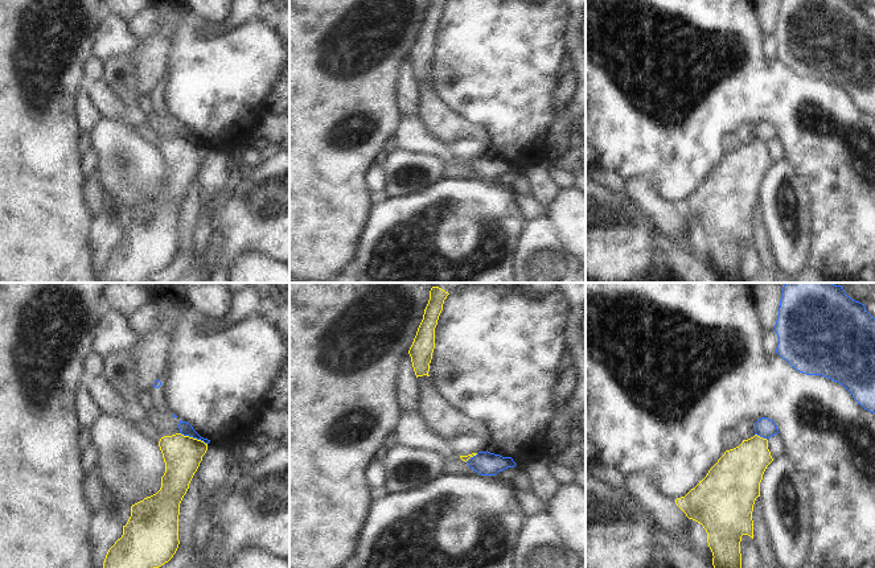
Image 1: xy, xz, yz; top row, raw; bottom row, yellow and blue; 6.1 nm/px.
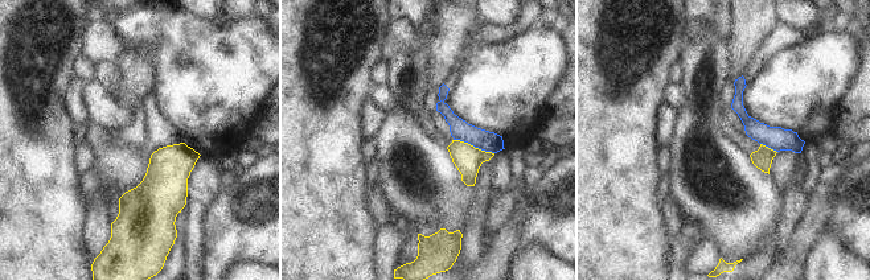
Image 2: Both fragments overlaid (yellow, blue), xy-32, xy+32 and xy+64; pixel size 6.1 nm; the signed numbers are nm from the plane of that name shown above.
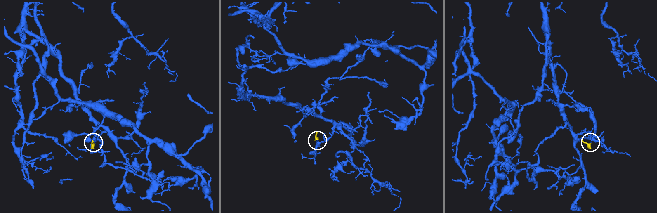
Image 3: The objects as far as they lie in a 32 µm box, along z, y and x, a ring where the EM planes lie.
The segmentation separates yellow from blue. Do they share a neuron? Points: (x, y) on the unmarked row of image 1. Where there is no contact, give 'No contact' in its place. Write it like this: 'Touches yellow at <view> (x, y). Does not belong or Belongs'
Touches yellow at xy (192, 142). Does not belong.

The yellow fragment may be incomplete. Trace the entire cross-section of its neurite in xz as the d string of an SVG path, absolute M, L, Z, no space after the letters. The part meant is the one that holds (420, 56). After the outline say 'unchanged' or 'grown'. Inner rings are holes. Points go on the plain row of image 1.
M430 0L423 24L408 54L416 82L430 81L430 67L435 53L435 32L445 3L447 0Z | unchanged

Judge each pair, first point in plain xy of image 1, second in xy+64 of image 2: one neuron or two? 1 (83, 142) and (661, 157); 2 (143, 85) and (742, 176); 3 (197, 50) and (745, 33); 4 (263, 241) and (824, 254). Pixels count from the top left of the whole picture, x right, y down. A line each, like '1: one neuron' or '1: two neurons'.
1: one neuron
2: two neurons
3: two neurons
4: two neurons

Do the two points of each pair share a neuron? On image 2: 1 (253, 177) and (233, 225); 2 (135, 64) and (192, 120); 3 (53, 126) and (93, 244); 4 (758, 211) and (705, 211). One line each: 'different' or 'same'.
1: same
2: different
3: different
4: same

